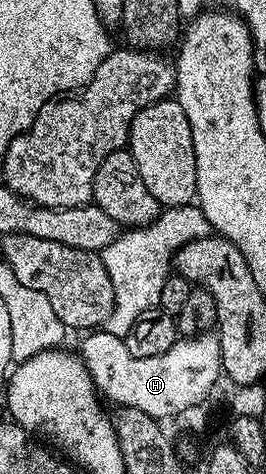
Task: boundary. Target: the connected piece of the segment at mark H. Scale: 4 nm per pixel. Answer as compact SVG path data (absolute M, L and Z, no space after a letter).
M105 329L91 330L85 337L87 339L82 343L80 358L99 392L107 400L110 398L111 404L140 409L143 413L151 415L153 419L160 420L181 413L197 403L205 404L210 399L210 390L216 385L218 377L223 374L220 341L214 333L179 338L178 342L172 345L172 349L164 353L156 353L156 357L132 357L132 353L128 353L125 338L108 333Z

